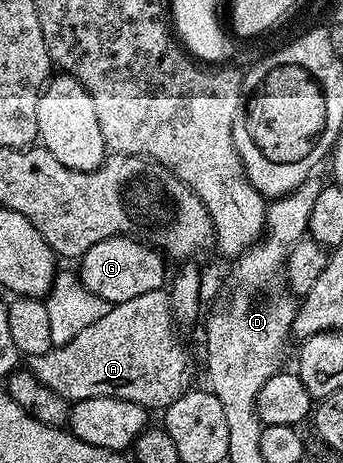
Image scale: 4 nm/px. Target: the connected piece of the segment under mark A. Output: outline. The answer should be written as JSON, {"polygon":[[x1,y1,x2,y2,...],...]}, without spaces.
{"polygon":[[151,290,151,294,139,294,139,298,131,298,131,302,123,302,122,304,114,304,103,318,95,322,94,325,84,327,75,338,72,338,66,345,52,347,48,352,32,357,28,361,28,371,33,373,35,378,39,378,39,382,43,382,43,386,47,386,51,390,55,390,55,394,59,394,63,399,76,402,78,400,86,400,87,398,123,398,135,402,139,406,143,406,147,410,164,410,168,408,171,402,175,402,175,398,182,396,184,392,190,391,193,380,193,360,189,357,189,352,185,349,183,341,177,337,178,329,175,327,173,319,173,311,169,305,169,294,165,290]]}

